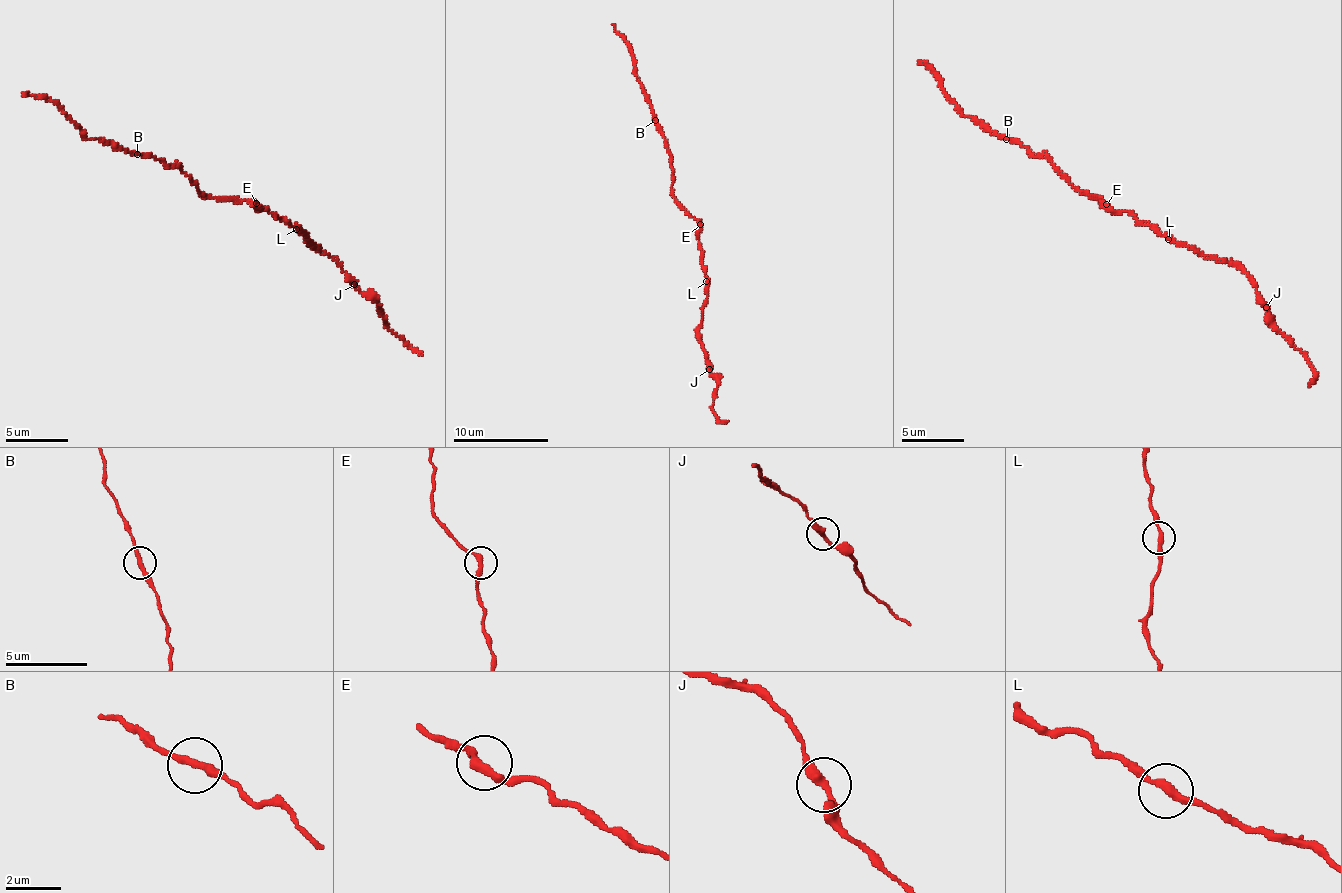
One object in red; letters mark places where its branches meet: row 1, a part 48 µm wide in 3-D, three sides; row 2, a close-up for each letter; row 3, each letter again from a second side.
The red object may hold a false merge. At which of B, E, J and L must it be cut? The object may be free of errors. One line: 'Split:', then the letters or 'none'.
Split: none

